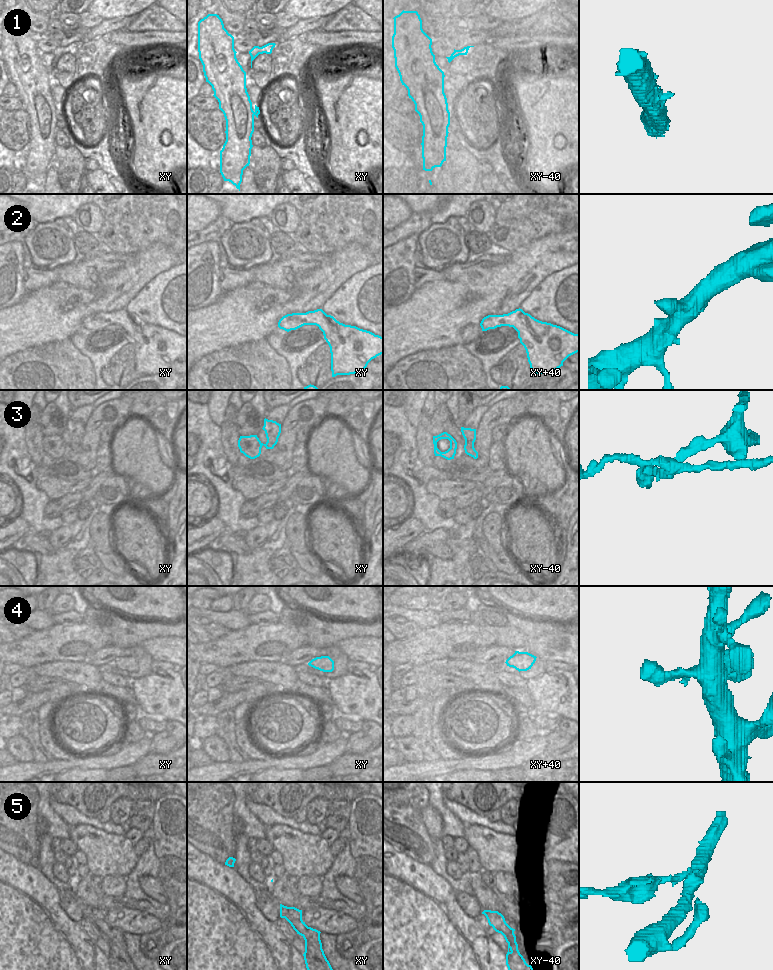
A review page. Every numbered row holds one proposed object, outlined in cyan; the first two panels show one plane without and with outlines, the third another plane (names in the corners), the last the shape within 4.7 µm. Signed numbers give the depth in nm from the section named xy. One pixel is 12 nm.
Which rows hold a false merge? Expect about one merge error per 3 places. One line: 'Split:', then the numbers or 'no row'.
Split: 3, 5

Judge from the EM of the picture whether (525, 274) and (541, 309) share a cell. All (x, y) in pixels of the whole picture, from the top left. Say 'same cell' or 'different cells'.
different cells

